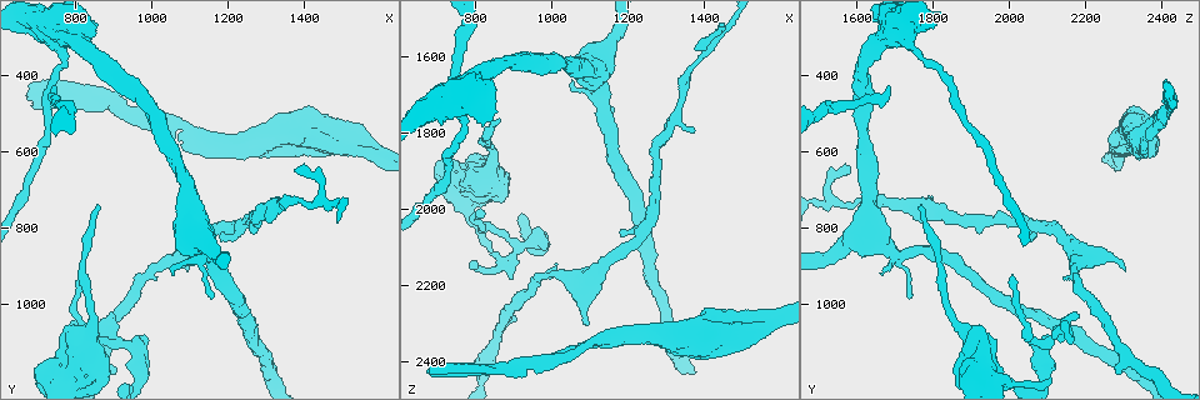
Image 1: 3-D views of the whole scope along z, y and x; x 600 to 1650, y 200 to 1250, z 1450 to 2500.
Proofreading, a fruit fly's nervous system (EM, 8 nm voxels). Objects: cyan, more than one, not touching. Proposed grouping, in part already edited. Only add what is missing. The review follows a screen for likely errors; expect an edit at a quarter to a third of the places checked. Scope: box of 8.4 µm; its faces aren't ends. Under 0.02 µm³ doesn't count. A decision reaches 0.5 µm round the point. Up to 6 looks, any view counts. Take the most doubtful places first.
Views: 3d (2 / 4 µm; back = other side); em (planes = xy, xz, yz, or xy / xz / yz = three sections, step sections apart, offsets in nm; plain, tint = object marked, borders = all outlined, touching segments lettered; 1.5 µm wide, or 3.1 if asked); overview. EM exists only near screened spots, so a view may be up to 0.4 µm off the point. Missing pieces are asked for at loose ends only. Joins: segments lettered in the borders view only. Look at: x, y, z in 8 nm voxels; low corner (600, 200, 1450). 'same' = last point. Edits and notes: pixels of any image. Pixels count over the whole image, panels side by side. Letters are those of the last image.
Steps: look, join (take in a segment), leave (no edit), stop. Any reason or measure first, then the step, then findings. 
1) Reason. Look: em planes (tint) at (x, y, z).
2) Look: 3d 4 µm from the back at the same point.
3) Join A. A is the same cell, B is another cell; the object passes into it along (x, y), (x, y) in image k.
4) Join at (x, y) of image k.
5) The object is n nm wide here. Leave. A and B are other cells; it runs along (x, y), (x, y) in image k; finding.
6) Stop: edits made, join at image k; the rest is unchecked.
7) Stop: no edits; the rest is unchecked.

Free end. Look: 3d 2 µm at (670, 420, 2415).

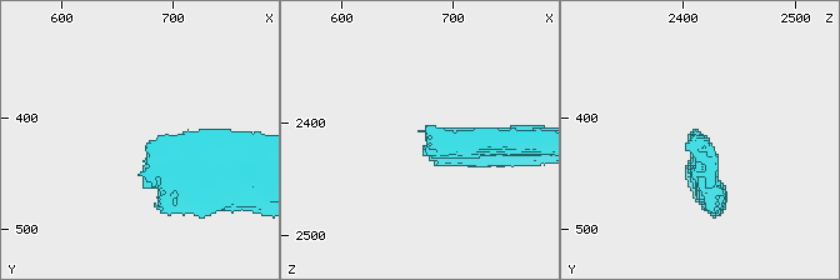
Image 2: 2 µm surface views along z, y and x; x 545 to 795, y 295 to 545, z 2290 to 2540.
Look: em xz step 8 (borders) at (676, 422, 2406).

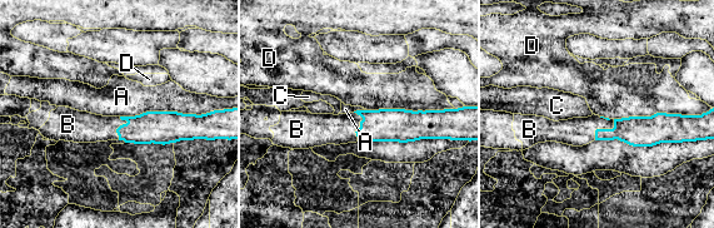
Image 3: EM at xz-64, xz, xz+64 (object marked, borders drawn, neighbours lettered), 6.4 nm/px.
Look: em planes (borders) at the same point.

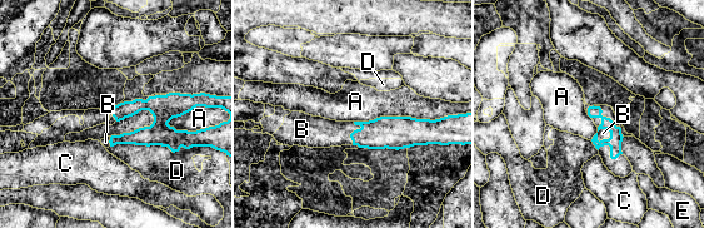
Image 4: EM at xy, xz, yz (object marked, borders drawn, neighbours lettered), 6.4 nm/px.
Join B. B is the same cell, A, C, D and E are other cells; the object passes into it along (614, 142), (609, 138), (603, 133) in image 4; the cell continues.

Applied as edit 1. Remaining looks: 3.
Free end. Look: 3d 4 µm at (820, 925, 2010).

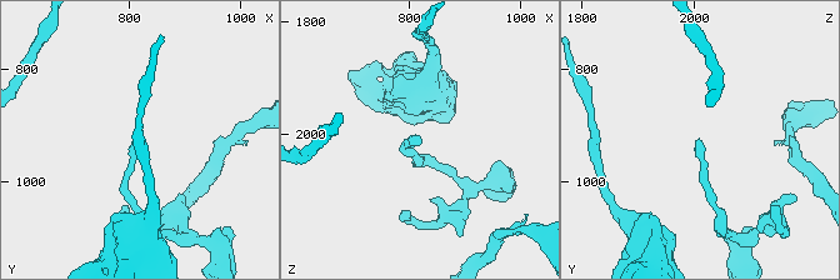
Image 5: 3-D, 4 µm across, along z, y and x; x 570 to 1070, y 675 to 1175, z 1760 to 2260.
Need the tissue. Look: em planes (borders) at (815, 920, 2005).

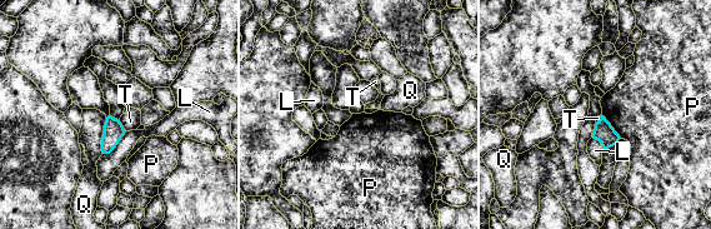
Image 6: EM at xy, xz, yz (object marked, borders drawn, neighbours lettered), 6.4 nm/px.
Leave. L, P, Q and T are other cells; a border runs along (601, 115), (621, 138) in image 6; none of them fits.

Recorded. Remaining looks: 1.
Stop: edits made, join at image 4; the rest is unchecked.

